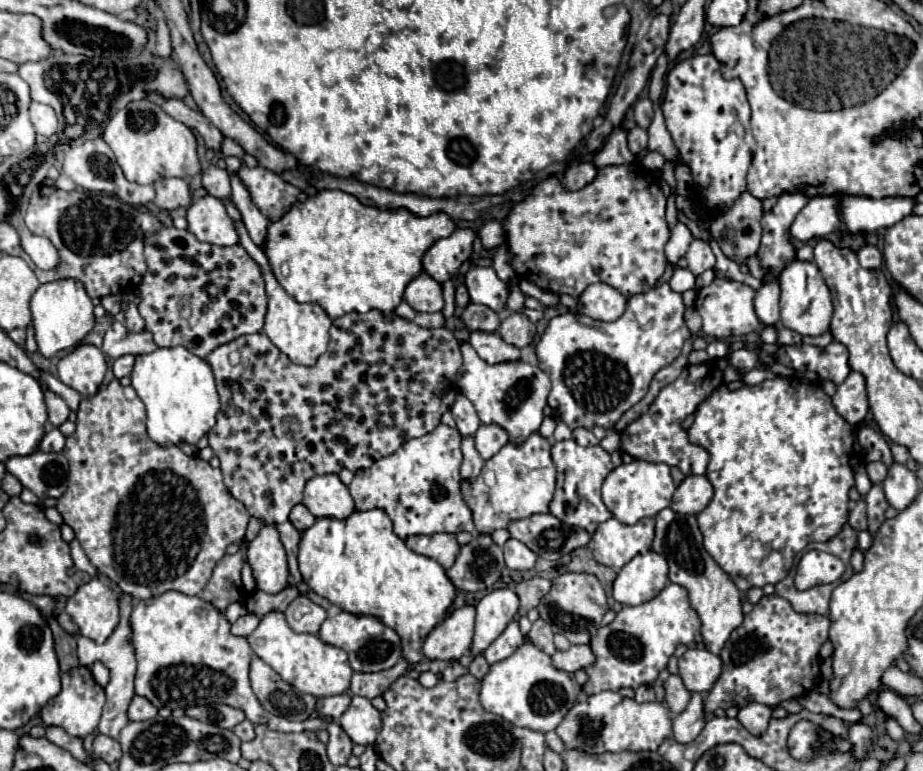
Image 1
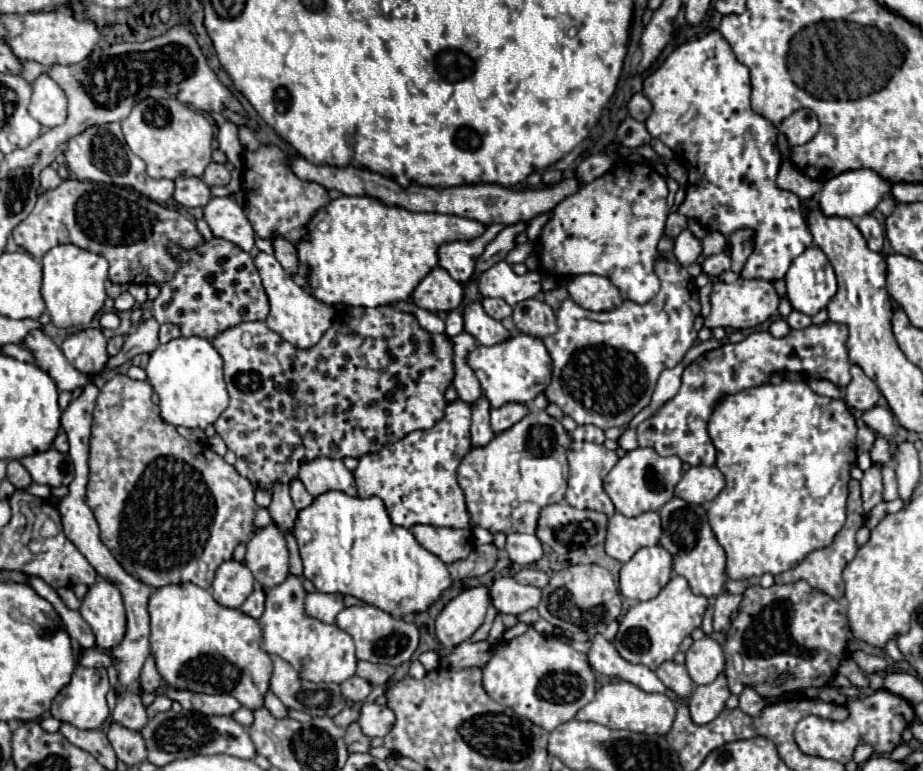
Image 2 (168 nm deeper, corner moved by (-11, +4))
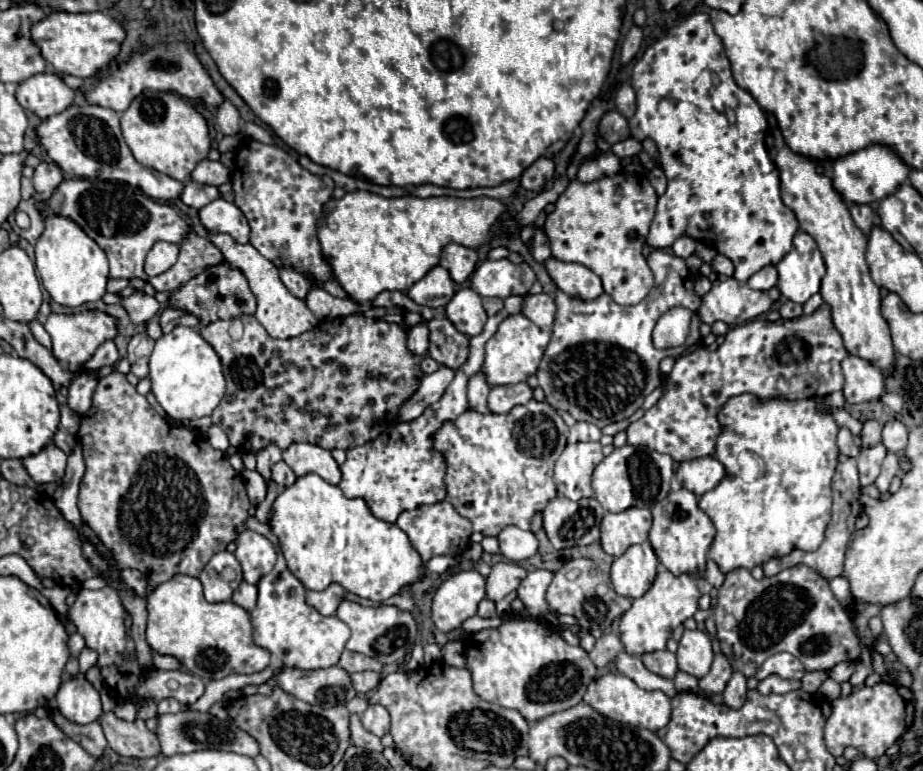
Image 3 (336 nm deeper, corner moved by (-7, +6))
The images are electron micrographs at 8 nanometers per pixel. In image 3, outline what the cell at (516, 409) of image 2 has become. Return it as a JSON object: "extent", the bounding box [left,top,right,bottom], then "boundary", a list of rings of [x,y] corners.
{"extent":[489,383,533,413],"boundary":[[[517,383],[515,387],[493,387],[489,393],[489,411],[491,413],[509,413],[519,403],[529,403],[533,391],[527,383]]]}

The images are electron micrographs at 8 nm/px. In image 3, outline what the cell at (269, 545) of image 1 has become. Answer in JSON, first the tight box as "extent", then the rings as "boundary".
{"extent":[235,531,277,583],"boundary":[[[241,531],[239,539],[237,539],[237,551],[235,557],[239,559],[241,567],[243,567],[243,577],[247,583],[257,583],[263,575],[267,575],[275,561],[277,561],[277,553],[273,543],[255,533],[255,531]]]}

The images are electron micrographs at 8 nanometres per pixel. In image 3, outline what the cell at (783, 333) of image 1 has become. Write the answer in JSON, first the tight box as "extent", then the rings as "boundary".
{"extent":[779,301,803,319],"boundary":[[[783,301],[781,309],[779,309],[783,319],[799,319],[803,315],[803,307],[799,303],[791,303],[791,301]]]}

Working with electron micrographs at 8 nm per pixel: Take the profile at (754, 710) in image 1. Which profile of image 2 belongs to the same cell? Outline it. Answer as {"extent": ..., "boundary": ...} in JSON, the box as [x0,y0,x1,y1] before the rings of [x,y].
{"extent":[739,687,767,715],"boundary":[[[753,687],[743,689],[743,693],[739,695],[739,709],[747,715],[759,715],[765,705],[767,703],[763,701],[763,697]]]}

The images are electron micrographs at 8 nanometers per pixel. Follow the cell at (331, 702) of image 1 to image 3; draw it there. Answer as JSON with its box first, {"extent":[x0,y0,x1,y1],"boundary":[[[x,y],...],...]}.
{"extent":[351,671,379,693],"boundary":[[[361,671],[361,673],[353,673],[351,675],[351,683],[353,683],[353,689],[357,693],[369,693],[371,689],[375,689],[379,685],[379,673],[373,673],[373,671]]]}

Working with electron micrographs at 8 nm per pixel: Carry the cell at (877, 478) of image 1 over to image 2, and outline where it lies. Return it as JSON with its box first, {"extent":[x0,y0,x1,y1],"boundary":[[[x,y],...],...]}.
{"extent":[869,435,893,467],"boundary":[[[877,435],[875,443],[873,443],[871,451],[869,451],[869,453],[871,453],[871,461],[873,461],[873,463],[877,463],[877,465],[881,465],[881,467],[883,467],[883,465],[889,465],[889,463],[893,461],[889,447],[891,447],[889,439],[887,439],[887,437]]]}

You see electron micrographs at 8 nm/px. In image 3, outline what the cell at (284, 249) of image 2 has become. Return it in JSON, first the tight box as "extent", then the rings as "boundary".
{"extent":[279,267,311,299],"boundary":[[[281,267],[281,269],[279,269],[279,275],[281,275],[283,285],[285,285],[295,297],[305,299],[307,291],[311,289],[311,283],[309,283],[297,269],[293,269],[293,267]]]}

